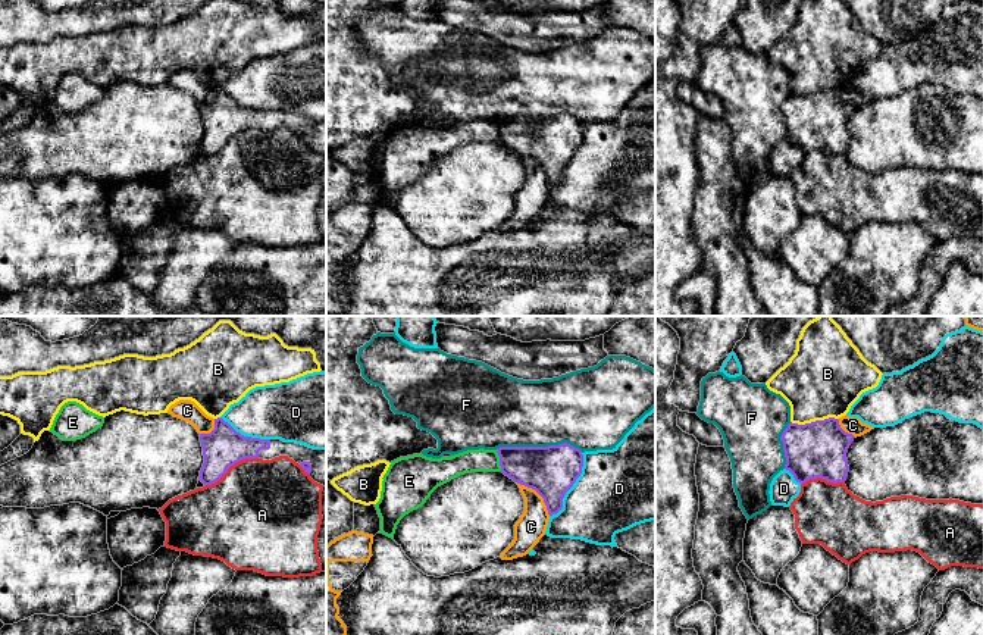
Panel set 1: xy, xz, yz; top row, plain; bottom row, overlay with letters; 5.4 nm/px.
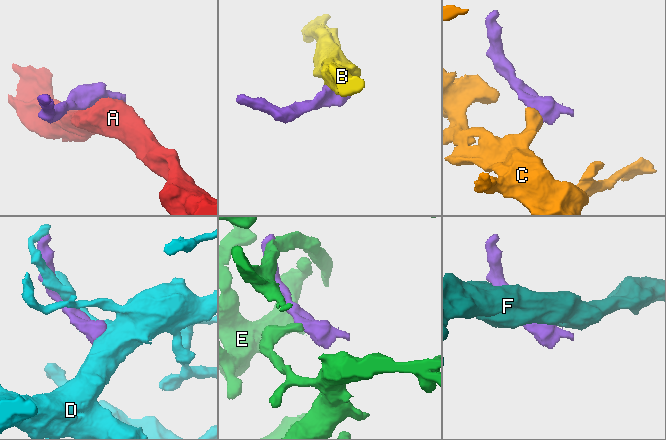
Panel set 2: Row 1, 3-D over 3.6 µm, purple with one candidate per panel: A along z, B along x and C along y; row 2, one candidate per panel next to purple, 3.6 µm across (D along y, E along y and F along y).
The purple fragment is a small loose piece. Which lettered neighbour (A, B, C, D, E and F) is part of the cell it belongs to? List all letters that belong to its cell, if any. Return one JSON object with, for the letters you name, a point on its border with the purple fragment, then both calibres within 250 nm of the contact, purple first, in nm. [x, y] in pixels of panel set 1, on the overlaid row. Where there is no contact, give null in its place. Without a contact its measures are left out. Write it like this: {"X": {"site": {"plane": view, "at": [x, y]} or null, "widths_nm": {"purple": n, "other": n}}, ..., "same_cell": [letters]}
{"same_cell": []}

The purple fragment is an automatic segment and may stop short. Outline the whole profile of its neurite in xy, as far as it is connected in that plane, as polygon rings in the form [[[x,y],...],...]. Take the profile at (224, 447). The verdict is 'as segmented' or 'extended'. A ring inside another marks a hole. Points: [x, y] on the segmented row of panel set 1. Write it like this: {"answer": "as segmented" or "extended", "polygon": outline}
{"answer": "extended", "polygon": [[[222,417],[215,419],[210,434],[200,434],[204,463],[200,481],[204,485],[217,482],[231,466],[245,459],[272,460],[288,456],[298,463],[310,478],[326,485],[326,450],[313,450],[295,442],[281,440],[260,440],[244,437]]]}

